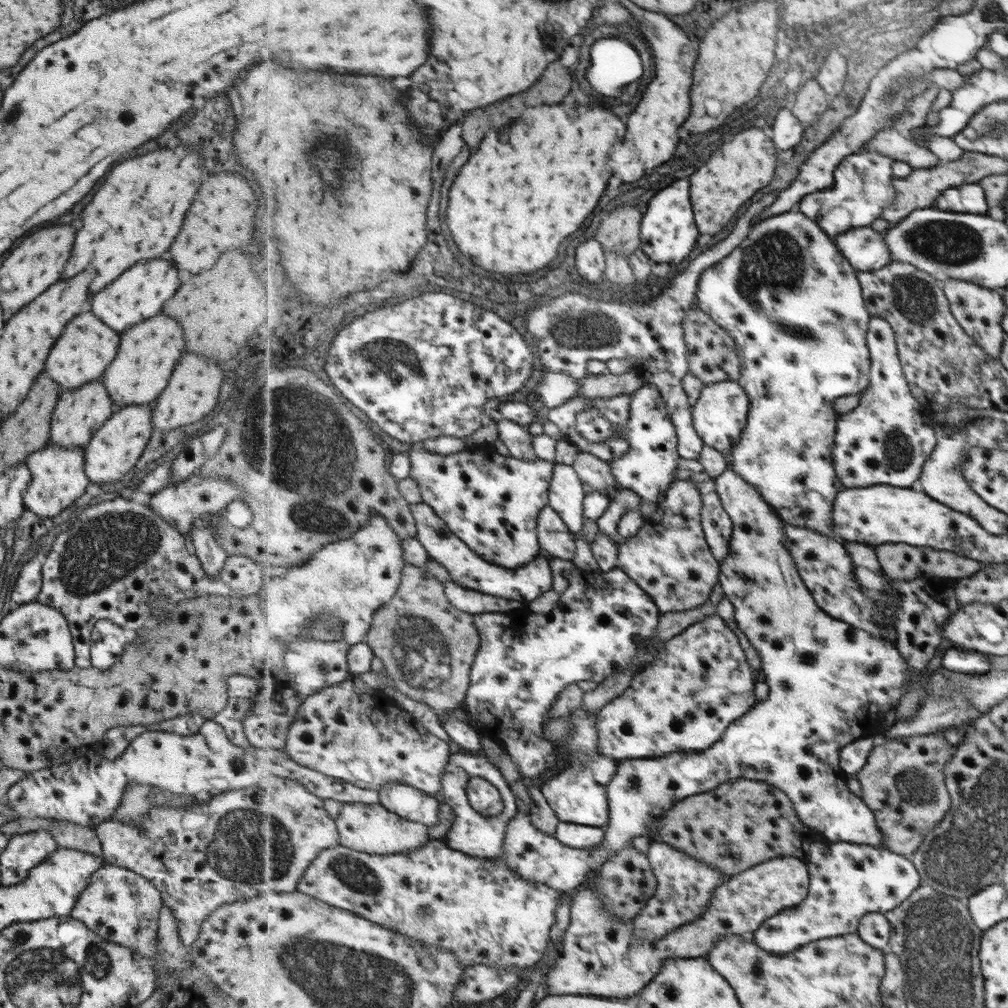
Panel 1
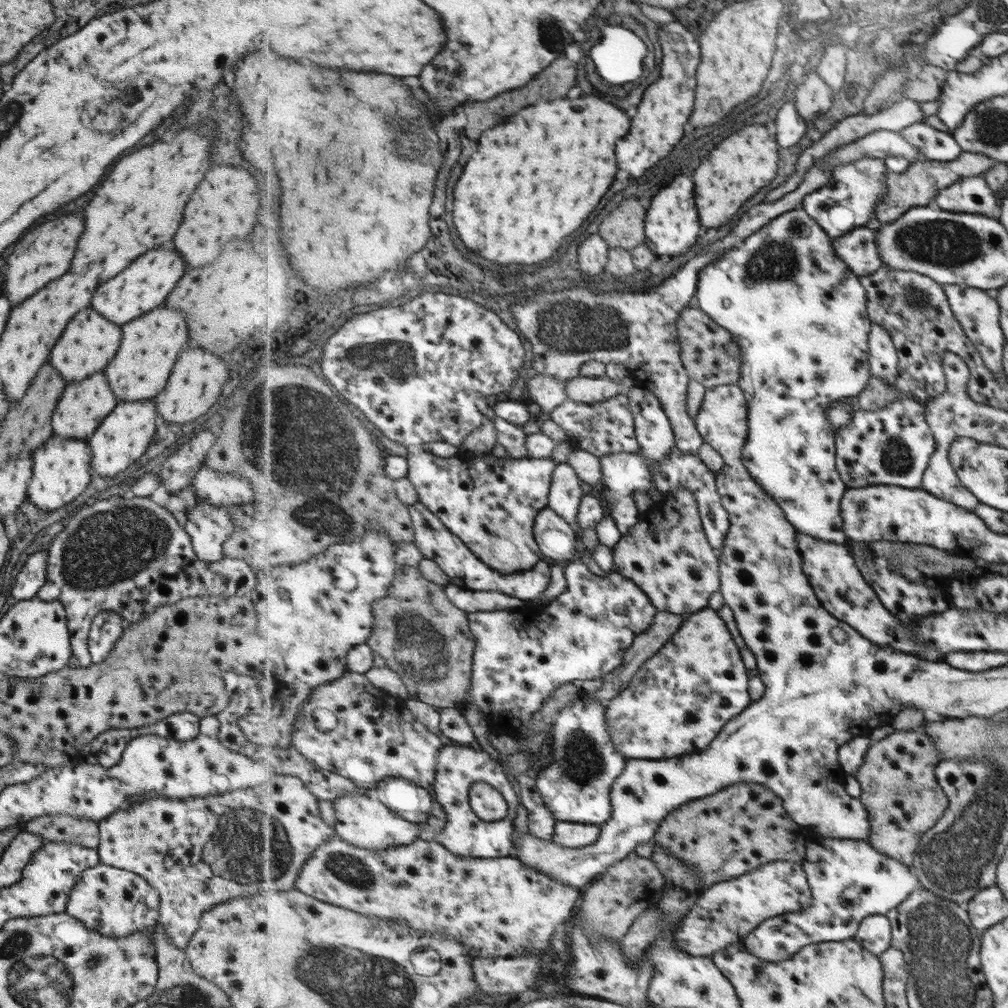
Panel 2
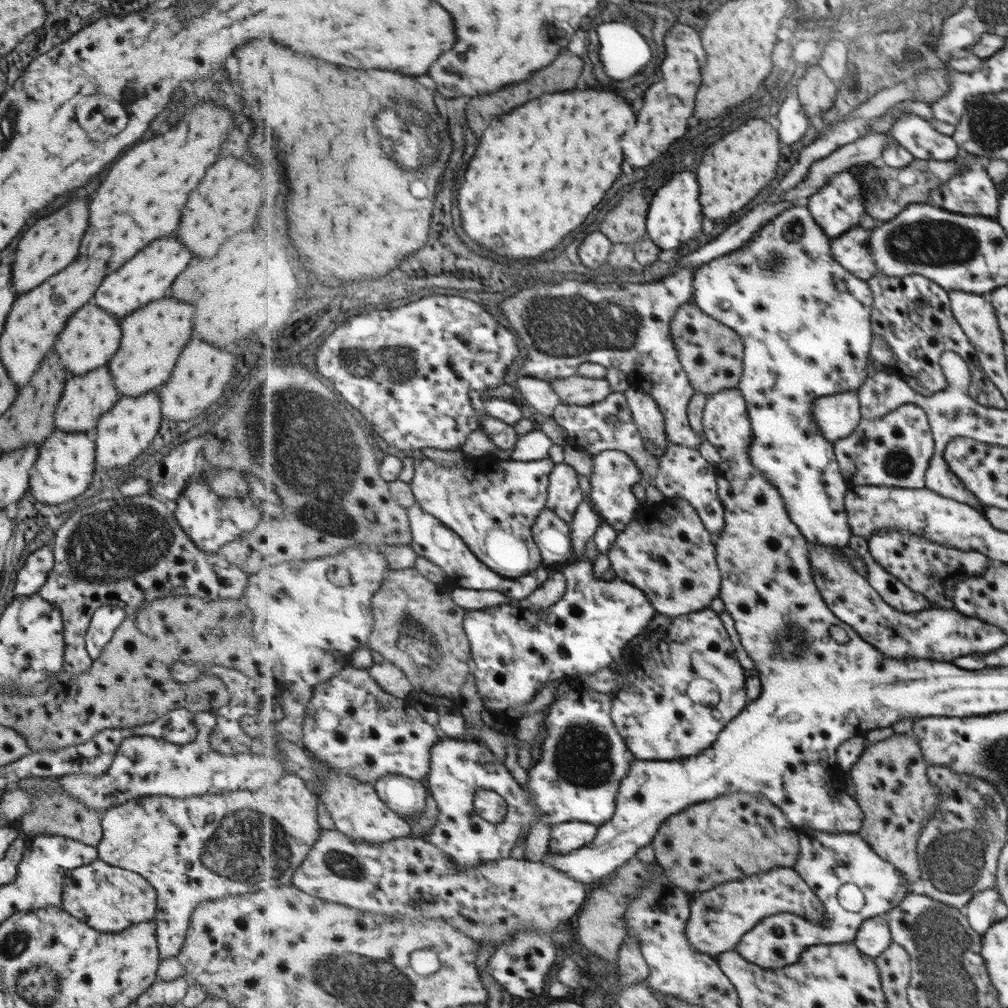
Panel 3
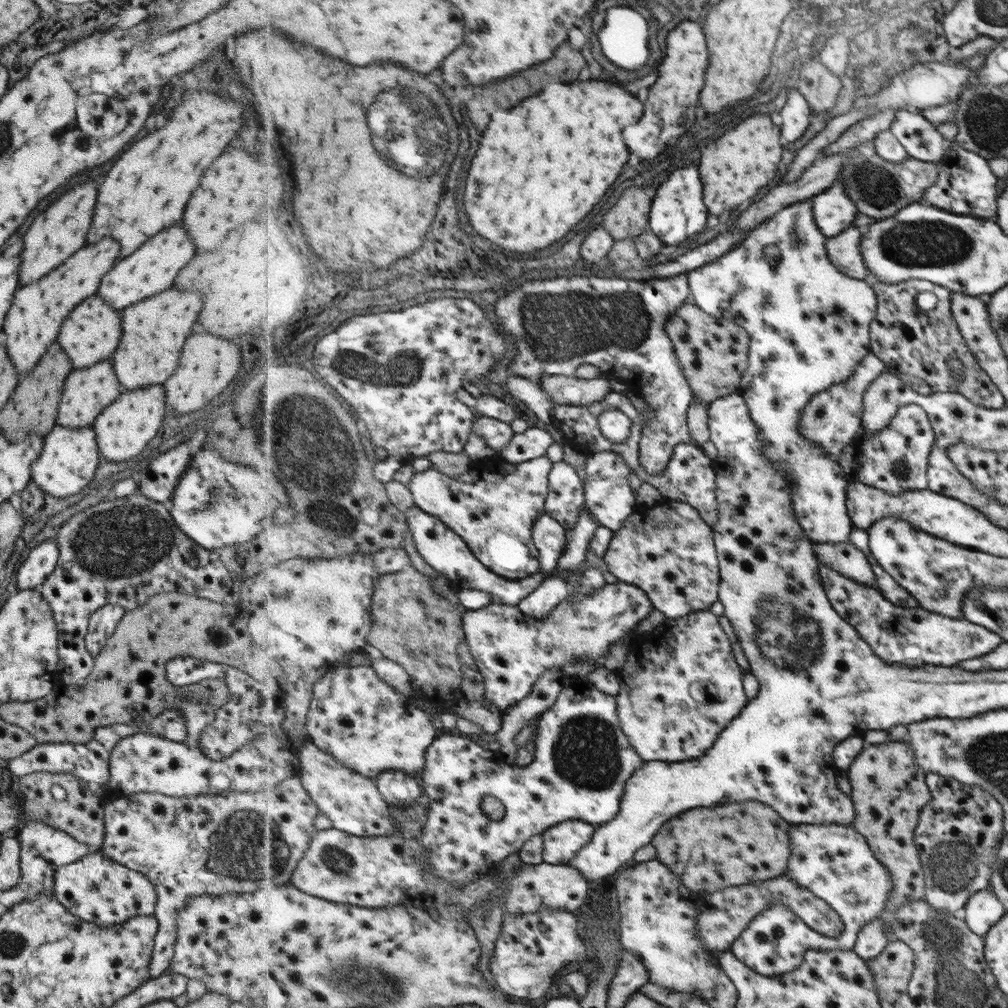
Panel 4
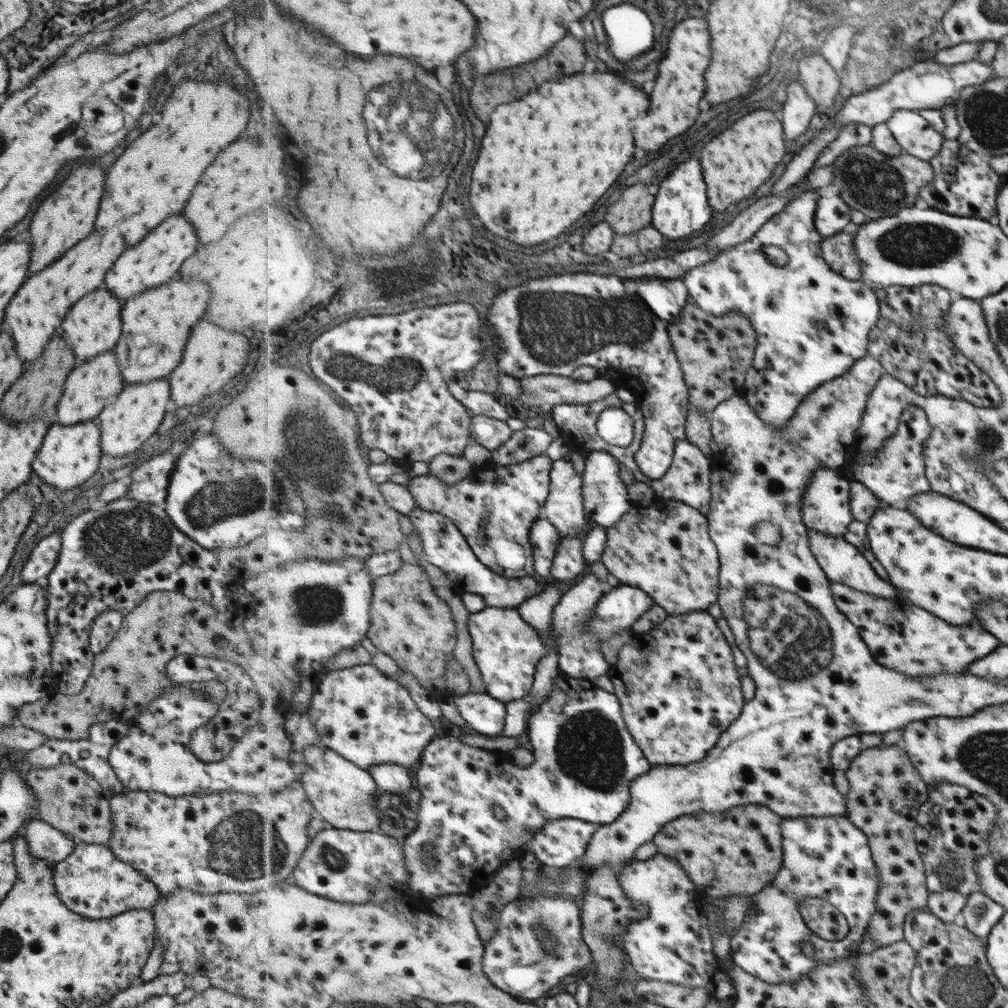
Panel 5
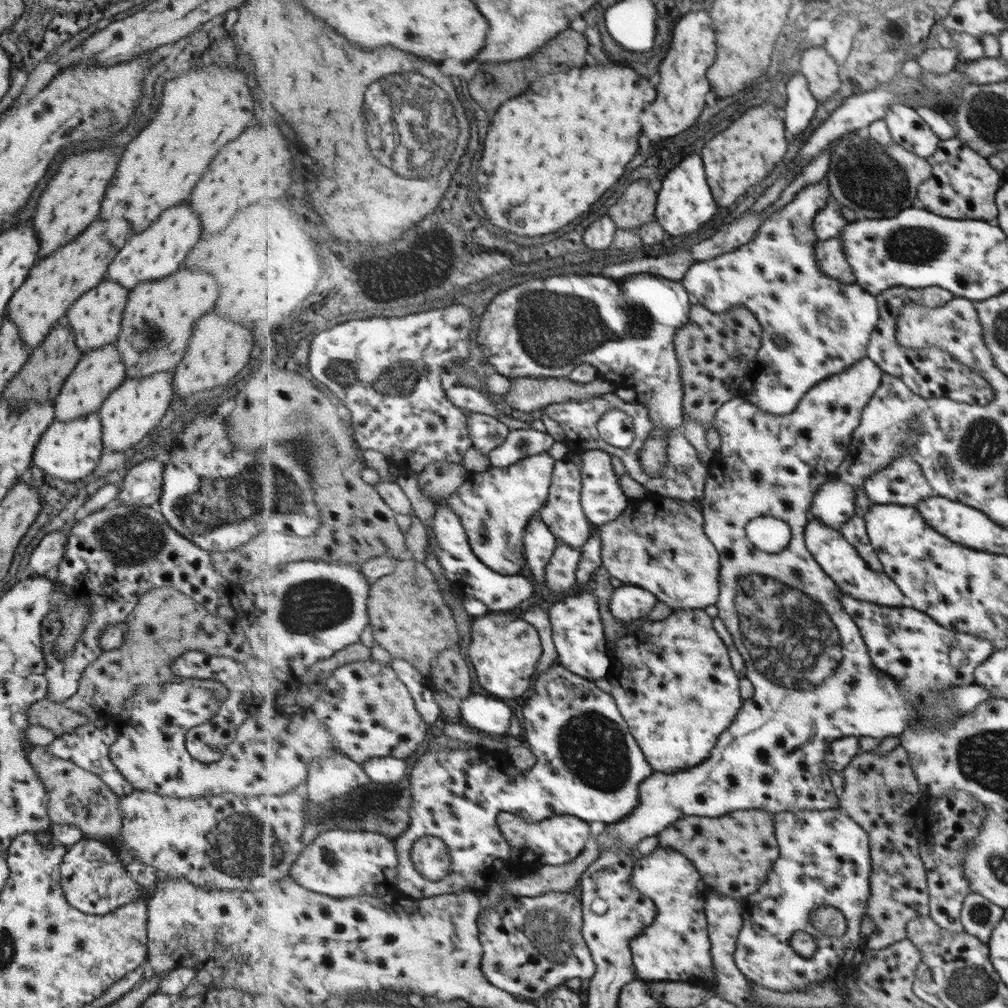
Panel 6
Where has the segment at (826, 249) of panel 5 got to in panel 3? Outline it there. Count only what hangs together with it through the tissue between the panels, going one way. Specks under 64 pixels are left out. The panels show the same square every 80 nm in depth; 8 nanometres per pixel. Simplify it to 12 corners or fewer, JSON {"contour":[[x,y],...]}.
{"contour":[[862,227],[832,239],[834,257],[868,281],[880,273]]}

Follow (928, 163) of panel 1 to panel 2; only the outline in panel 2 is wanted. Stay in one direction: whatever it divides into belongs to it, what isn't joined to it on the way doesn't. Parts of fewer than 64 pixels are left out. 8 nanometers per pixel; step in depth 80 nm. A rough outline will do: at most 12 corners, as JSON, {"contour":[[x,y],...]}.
{"contour":[[876,130],[843,145],[828,168],[862,158],[924,160],[900,132]]}

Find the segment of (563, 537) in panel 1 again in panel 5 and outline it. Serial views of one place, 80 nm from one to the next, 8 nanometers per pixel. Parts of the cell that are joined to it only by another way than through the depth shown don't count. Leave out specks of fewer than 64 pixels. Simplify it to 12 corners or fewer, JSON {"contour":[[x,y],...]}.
{"contour":[[542,516],[530,532],[536,576],[550,580],[558,527]]}

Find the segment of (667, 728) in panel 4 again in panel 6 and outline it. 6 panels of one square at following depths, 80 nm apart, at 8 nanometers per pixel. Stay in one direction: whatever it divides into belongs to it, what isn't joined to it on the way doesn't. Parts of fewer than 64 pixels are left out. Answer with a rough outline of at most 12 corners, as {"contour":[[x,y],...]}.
{"contour":[[714,619],[621,623],[607,678],[654,771],[711,756],[745,699]]}

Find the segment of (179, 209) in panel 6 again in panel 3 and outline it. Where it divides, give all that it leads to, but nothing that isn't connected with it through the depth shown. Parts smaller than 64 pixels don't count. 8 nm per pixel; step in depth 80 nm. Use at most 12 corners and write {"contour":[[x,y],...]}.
{"contour":[[175,236],[103,278],[91,302],[121,320],[187,266]]}

